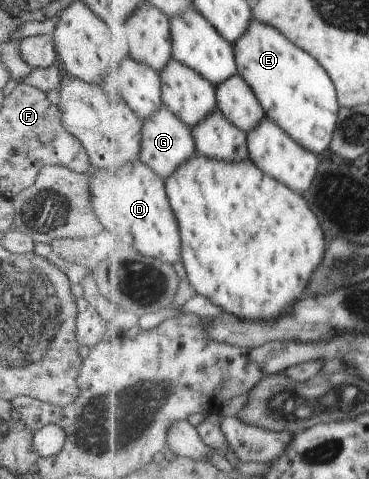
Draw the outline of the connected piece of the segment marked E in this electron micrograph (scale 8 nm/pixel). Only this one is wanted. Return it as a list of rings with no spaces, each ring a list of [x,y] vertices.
[[[256,19],[250,21],[248,33],[233,45],[238,71],[256,93],[267,117],[306,149],[318,155],[328,150],[341,107],[336,86],[324,66],[311,53],[290,41],[280,29]]]

